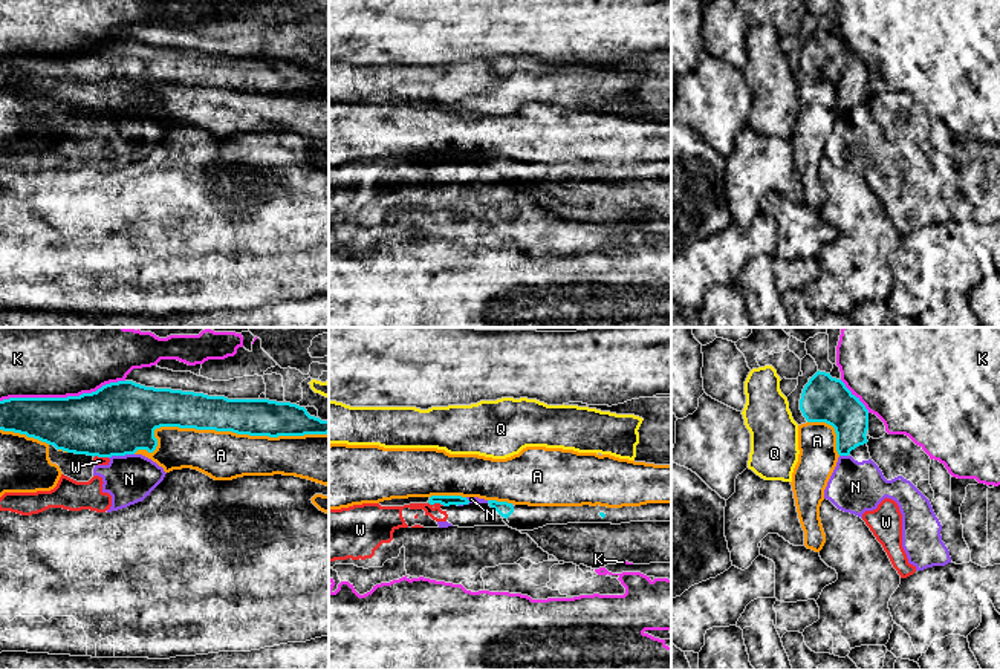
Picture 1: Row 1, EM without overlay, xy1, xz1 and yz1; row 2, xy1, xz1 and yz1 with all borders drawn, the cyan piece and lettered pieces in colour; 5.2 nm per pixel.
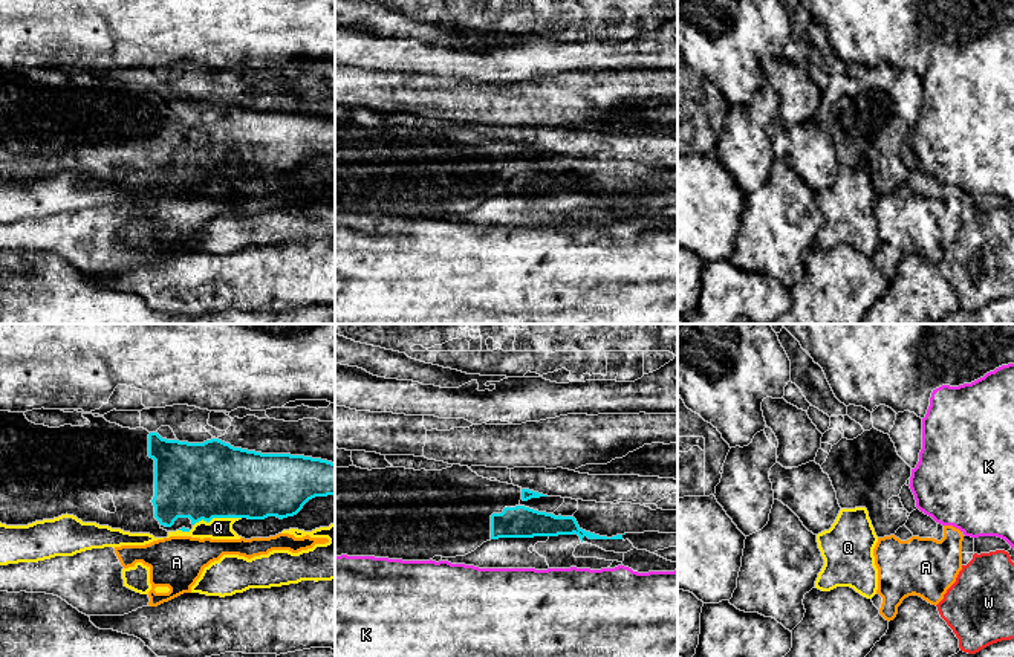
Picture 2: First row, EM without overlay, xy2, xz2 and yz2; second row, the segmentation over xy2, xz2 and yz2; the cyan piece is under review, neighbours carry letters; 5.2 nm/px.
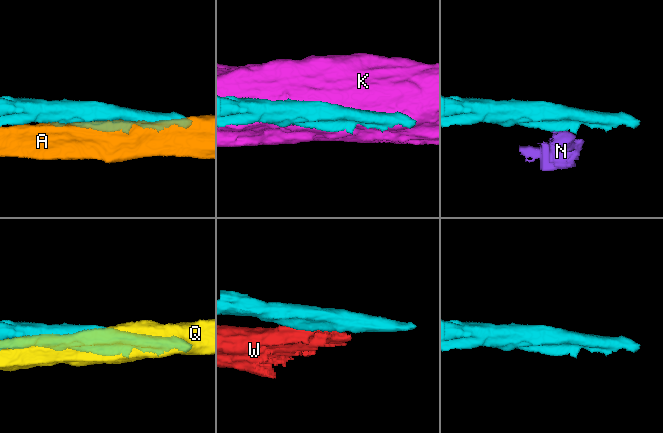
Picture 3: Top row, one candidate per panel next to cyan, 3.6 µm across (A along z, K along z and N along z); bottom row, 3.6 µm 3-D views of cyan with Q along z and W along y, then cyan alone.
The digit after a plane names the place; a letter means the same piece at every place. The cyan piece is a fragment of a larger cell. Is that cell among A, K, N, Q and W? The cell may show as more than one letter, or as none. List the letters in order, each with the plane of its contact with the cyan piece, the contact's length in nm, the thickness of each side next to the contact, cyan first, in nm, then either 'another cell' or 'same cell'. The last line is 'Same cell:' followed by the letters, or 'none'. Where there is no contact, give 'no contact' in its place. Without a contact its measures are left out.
A: meets cyan in xy1; contact 1000 nm long; 190 nm thick on the cyan side, 260 nm on the other; another cell
K: meets cyan in xy1; contact 650 nm long; 340 nm thick on the cyan side, 500 nm on the other; another cell
N: meets cyan in xy1; contact 140 nm long; 380 nm thick on the cyan side, 260 nm on the other; another cell
Q: meets cyan in xy2; contact 260 nm long; 400 nm thick on the cyan side, 110 nm on the other; another cell
W: meets cyan in xz1; contact 90 nm long; 60 nm thick on the cyan side, 120 nm on the other; another cell
Same cell: none

